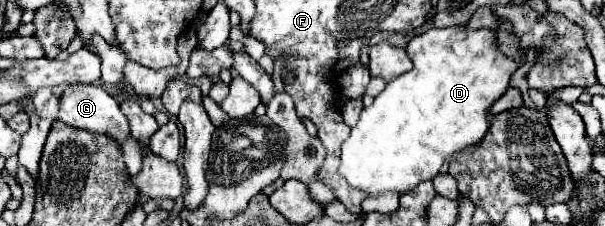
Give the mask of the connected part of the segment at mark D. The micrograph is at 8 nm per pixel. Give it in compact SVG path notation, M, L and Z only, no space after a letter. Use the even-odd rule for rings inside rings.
M431 29L407 43L407 55L415 63L413 69L387 83L383 93L375 97L375 103L361 111L349 139L345 139L341 145L339 173L351 187L365 191L369 197L377 197L387 191L395 191L399 195L411 191L421 181L433 179L451 153L471 143L479 143L487 133L485 109L507 91L509 79L519 67L497 49L497 41L487 29Z

